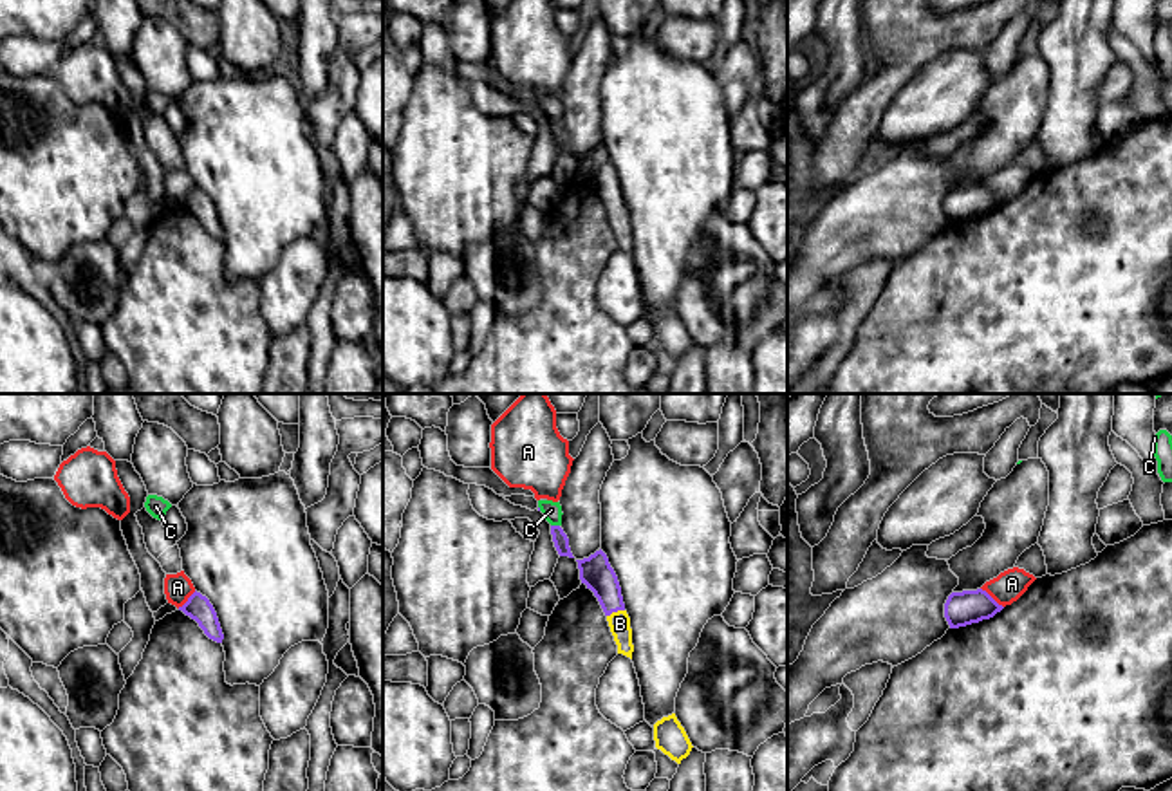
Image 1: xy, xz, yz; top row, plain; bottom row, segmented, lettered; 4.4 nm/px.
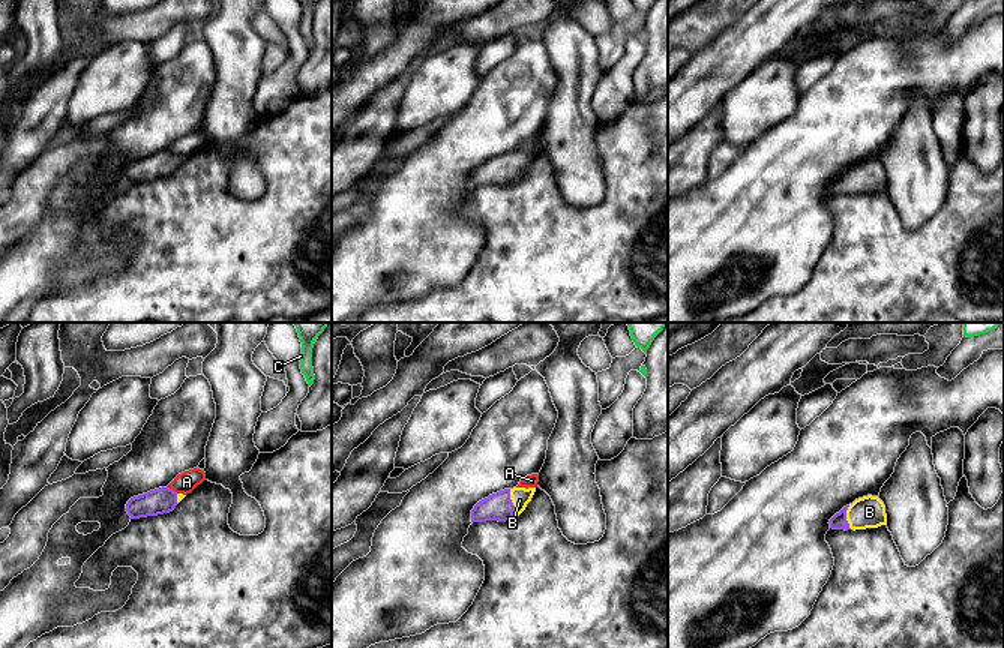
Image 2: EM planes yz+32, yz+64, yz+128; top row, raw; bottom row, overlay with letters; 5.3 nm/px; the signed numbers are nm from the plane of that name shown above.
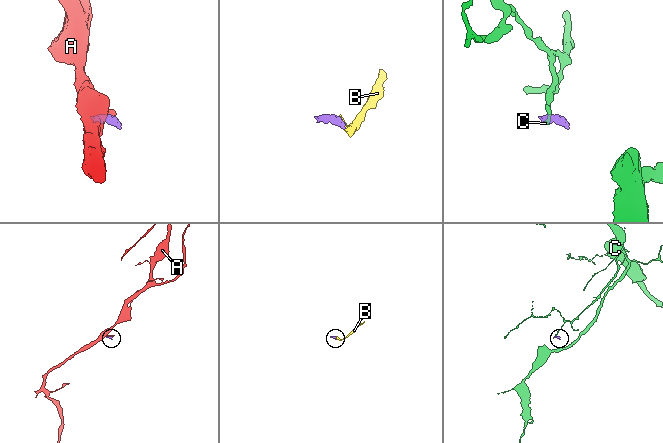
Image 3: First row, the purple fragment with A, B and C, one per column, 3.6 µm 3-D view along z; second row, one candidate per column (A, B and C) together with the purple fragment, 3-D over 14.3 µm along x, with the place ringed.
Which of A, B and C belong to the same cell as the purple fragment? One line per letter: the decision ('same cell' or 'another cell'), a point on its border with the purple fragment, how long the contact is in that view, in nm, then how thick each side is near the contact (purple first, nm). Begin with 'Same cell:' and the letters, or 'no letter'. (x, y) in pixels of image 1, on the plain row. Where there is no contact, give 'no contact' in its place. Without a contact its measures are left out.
Same cell: B
A: another cell; contact yz (990, 192); length 140 nm; calibres 150 and 140 nm
B: same cell; contact xz (614, 206); length 90 nm; calibres 140 and 100 nm
C: another cell; contact xz (555, 121); length 40 nm; calibres 70 and 80 nm

